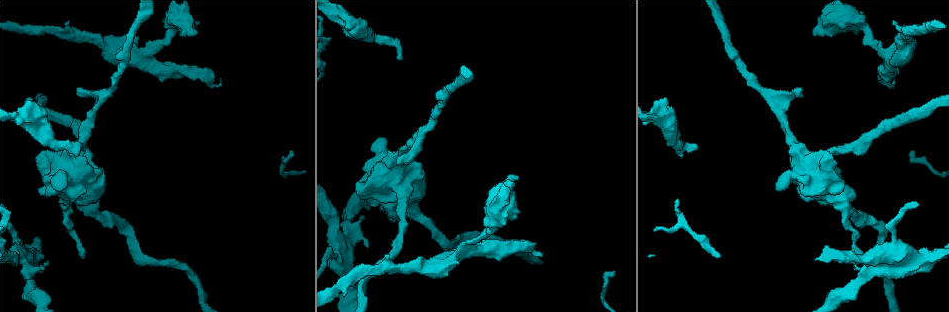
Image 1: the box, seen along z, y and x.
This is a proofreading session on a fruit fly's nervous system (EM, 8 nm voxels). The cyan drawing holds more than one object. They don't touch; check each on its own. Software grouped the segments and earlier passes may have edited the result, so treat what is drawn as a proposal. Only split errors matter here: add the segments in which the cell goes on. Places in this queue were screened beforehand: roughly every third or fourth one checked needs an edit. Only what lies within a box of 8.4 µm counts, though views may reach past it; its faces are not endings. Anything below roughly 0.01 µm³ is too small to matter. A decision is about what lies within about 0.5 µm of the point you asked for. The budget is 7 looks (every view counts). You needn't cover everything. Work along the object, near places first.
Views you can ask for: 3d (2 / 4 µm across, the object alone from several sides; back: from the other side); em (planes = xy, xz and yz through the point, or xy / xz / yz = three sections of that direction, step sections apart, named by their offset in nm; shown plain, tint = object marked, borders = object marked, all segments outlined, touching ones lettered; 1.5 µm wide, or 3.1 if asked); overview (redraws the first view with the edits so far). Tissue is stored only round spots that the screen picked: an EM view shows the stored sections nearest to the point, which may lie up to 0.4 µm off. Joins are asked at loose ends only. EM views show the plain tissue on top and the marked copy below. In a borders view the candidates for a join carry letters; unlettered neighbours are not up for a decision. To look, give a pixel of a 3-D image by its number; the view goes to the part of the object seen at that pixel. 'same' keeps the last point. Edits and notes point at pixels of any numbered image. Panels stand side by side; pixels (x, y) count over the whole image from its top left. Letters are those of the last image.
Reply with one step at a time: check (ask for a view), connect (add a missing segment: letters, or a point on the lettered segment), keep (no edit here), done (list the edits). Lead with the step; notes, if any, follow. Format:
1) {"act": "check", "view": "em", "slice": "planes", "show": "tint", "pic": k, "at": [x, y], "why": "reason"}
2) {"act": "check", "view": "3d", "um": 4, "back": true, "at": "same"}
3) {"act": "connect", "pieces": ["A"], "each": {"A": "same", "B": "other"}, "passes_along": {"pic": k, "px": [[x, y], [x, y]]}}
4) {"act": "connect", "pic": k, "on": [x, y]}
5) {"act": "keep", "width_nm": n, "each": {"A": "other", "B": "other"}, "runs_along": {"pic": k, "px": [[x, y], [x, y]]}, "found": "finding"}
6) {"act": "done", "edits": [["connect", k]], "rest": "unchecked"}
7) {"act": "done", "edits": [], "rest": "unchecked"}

{"act": "check", "view": "3d", "um": 4, "pic": 1, "at": [802, 90], "why": "tapers out"}

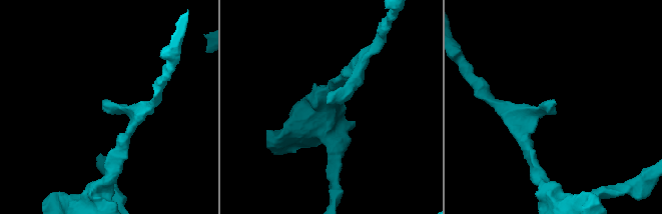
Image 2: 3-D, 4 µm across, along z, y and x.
{"act": "check", "view": "em", "slice": "planes", "show": "borders", "pic": 2, "at": [326, 104]}

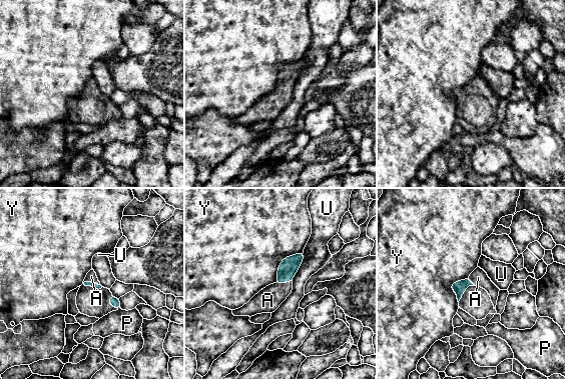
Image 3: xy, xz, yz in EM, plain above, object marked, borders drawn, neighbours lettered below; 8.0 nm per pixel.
{"act": "connect", "pieces": ["A"], "each": {"A": "same", "P": "other", "U": "other", "Y": "other"}, "passes_along": {"pic": 3, "px": [[94, 285], [90, 282], [91, 276]]}, "found": "it goes on there"}

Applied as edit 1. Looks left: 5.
{"act": "check", "view": "3d", "um": 4, "pic": 1, "at": [38, 191]}

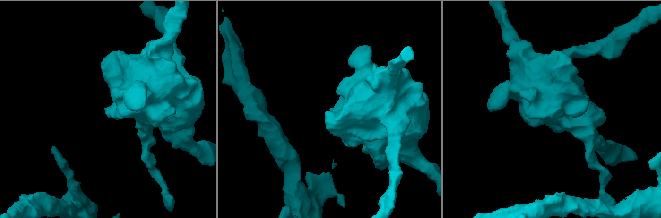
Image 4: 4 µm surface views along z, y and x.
{"act": "check", "view": "em", "slice": "planes", "show": "borders", "pic": 4, "at": [105, 111]}

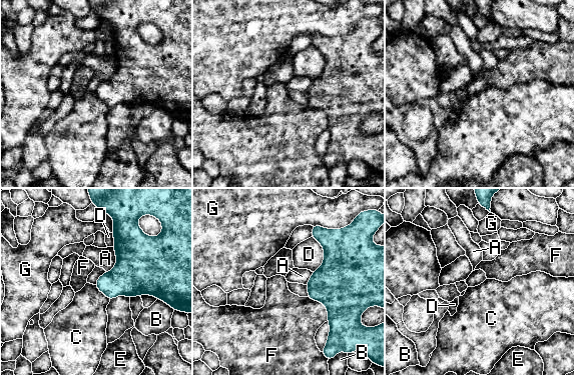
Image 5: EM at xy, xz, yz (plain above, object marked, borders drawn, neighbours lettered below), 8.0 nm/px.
{"act": "keep", "width_nm": 220, "each": {"A": "other", "B": "other", "C": "other", "D": "other", "E": "other", "F": "other", "G": "other"}, "border": {"pic": 5, "px": [[94, 285], [109, 300]]}, "found": "no lettered segment goes on from it"}

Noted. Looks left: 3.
{"act": "check", "view": "em", "slice": "xz", "step": 8, "show": "borders", "pic": 1, "at": [901, 277], "why": "free end"}

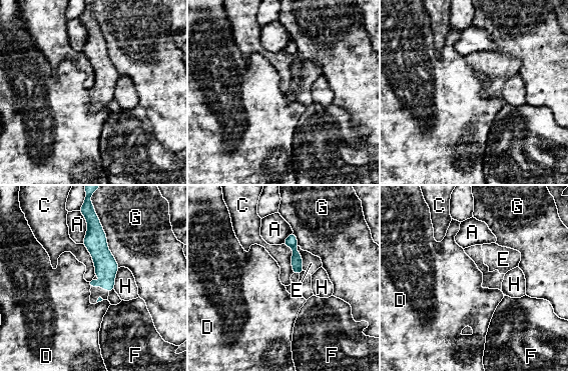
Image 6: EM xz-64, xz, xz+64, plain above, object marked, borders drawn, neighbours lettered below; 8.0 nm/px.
{"act": "keep", "each": {"A": "other", "C": "other", "D": "other", "E": "other", "F": "other", "G": "other", "H": "other"}, "runs_along": {"pic": 6, "px": [[94, 221], [109, 288]]}, "found": "none of them fits"}

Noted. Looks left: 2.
{"act": "done", "edits": [["connect", 3]], "rest": "unchecked"}

